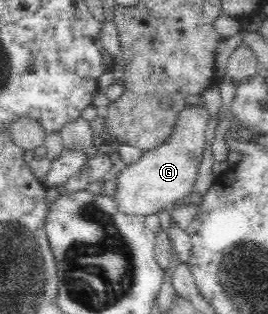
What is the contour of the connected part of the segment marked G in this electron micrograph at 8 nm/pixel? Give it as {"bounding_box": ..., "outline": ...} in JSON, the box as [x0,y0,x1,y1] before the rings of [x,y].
{"bounding_box":[111,105,211,218],"outline":[[[187,105],[180,111],[176,126],[165,143],[146,150],[137,163],[125,165],[115,178],[116,189],[111,197],[117,212],[145,218],[146,215],[156,215],[191,193],[206,148],[205,131],[209,119],[211,115],[207,105]]]}

